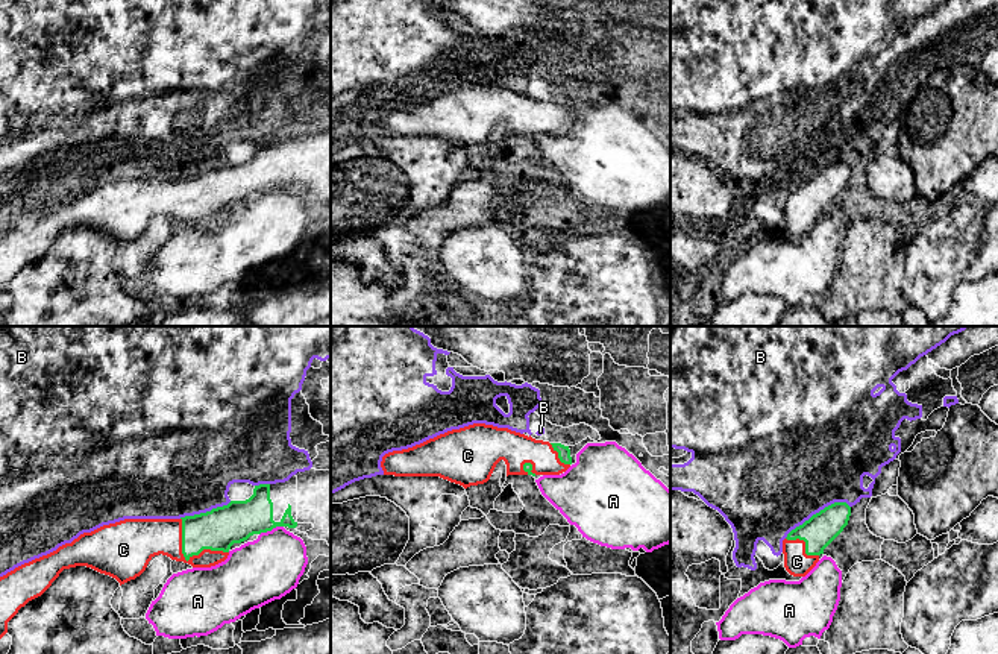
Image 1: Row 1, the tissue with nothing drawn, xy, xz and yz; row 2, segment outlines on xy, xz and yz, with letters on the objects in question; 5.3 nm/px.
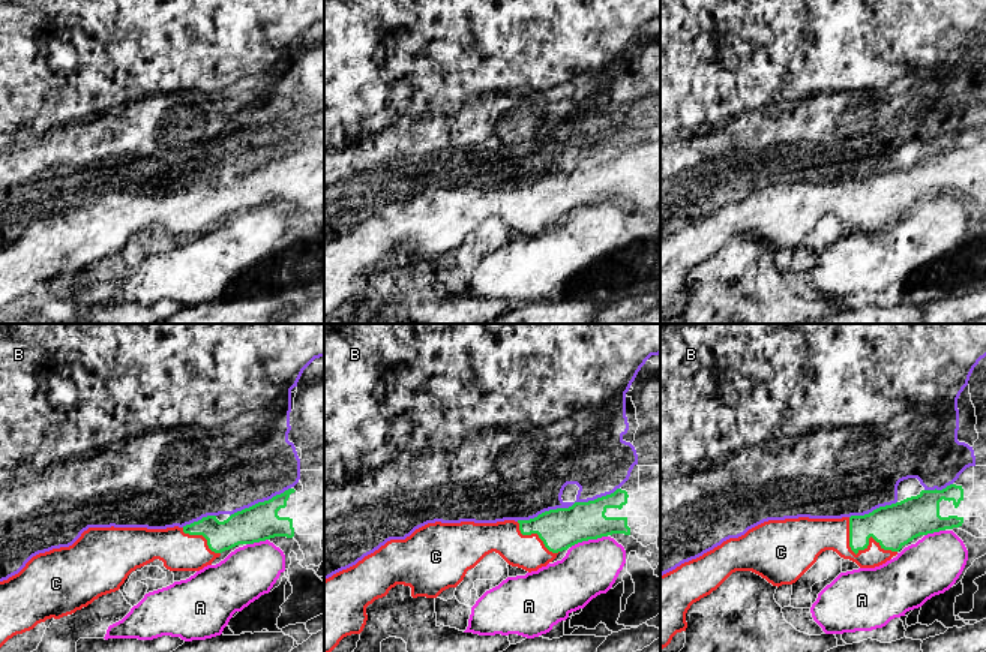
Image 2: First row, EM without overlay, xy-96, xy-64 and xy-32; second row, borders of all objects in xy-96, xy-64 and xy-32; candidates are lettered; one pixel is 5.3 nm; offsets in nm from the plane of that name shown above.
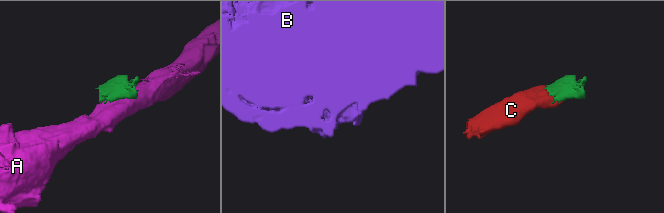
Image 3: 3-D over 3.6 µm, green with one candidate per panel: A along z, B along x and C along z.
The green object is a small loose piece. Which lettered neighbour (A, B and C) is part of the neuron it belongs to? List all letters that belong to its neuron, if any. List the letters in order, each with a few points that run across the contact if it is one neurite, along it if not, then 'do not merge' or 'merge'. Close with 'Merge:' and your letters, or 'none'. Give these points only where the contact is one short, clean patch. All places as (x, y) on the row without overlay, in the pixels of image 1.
A: xy (282, 185), (260, 194) | do not merge
B: do not merge
C: merge
Merge: C

